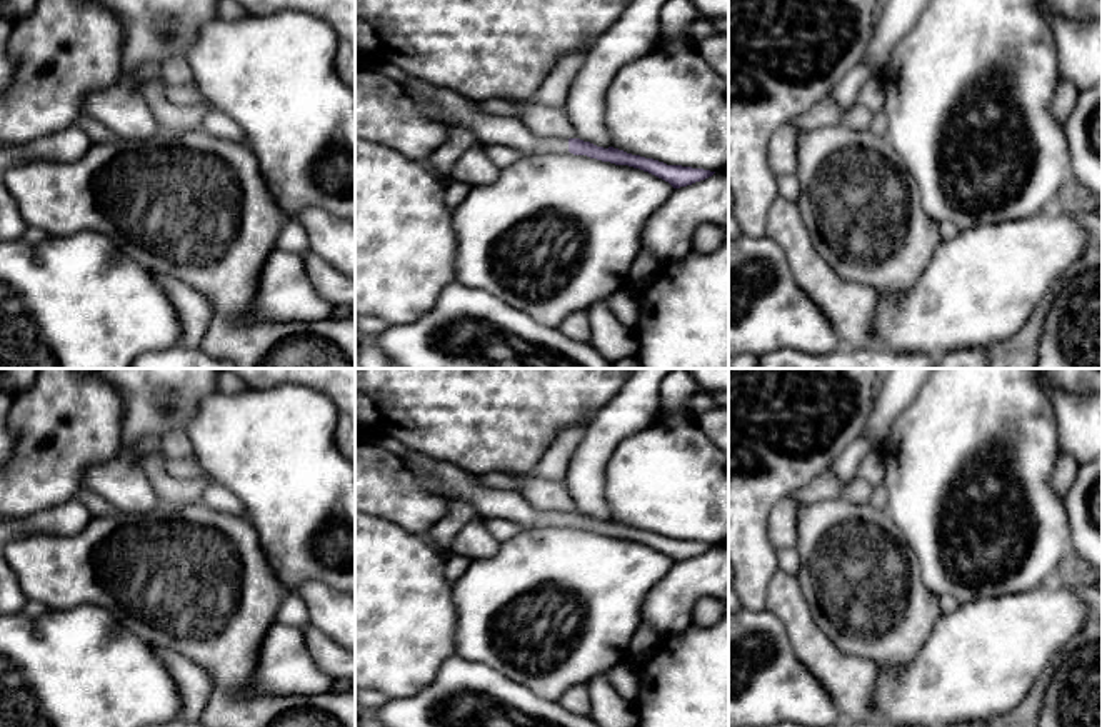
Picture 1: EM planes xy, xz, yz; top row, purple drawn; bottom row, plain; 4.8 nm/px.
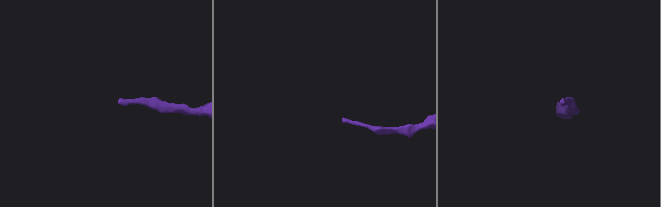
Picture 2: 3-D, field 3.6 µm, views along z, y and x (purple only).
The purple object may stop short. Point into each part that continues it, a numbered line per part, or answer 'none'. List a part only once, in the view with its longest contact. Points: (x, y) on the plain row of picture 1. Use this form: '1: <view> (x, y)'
1: xz (459, 484)

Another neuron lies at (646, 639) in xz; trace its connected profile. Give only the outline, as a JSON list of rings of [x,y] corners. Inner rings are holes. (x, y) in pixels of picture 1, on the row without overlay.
[[[642,624],[630,639],[627,659],[637,667],[642,665],[650,657],[659,642],[659,632],[652,625]]]

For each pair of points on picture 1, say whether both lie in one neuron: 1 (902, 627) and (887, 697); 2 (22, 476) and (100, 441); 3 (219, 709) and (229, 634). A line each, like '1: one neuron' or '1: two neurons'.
1: two neurons
2: one neuron
3: one neuron

